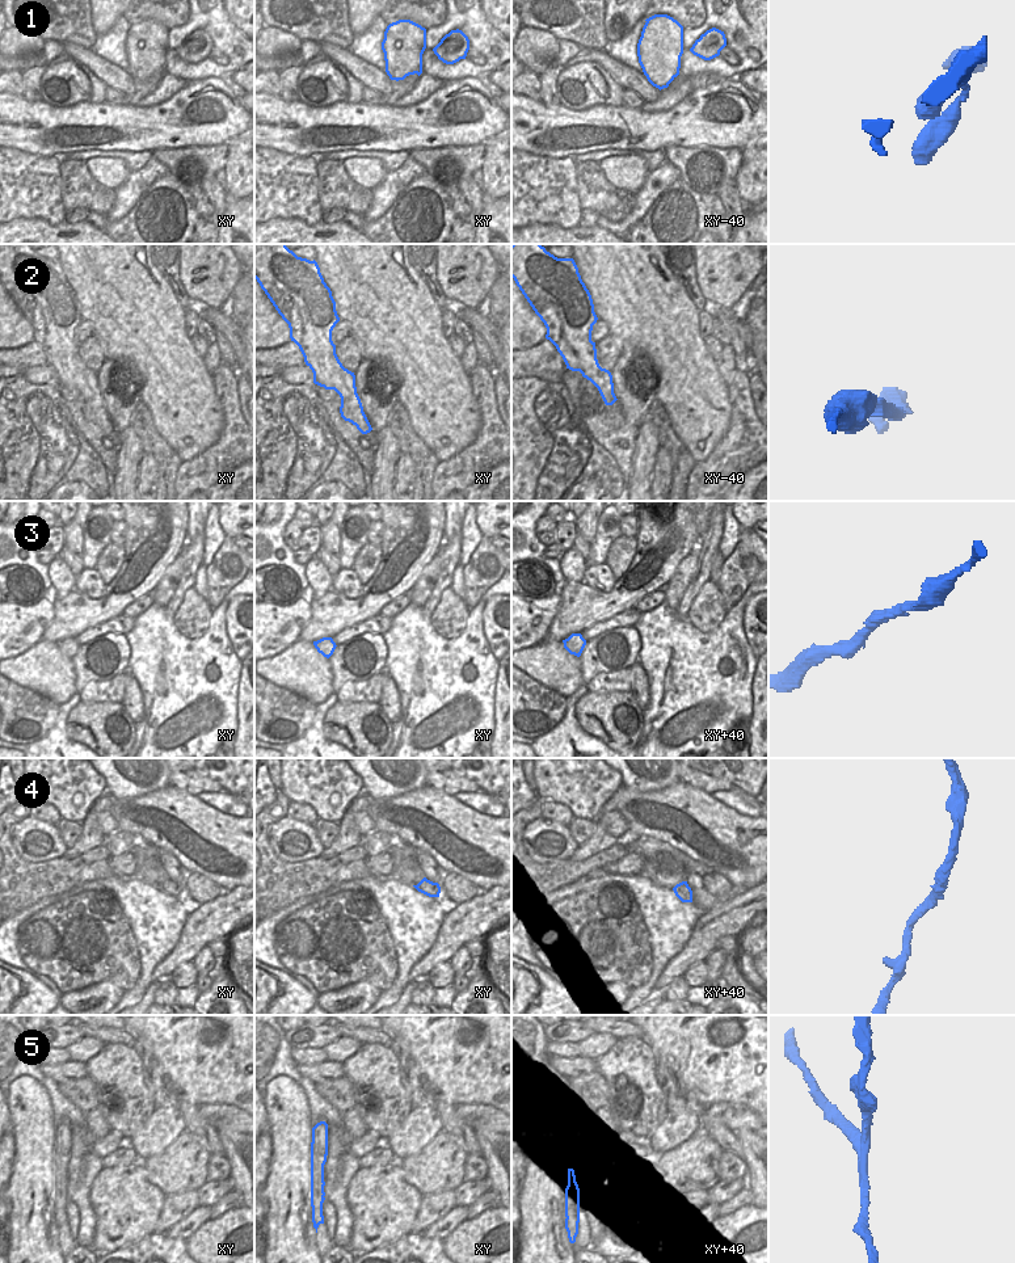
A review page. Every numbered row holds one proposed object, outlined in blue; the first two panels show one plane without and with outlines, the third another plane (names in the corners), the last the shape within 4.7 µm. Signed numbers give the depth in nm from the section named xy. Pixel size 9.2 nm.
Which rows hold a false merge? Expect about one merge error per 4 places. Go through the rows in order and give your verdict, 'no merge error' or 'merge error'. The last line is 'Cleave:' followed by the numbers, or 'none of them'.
1: no merge error
2: no merge error
3: no merge error
4: no merge error
5: merge error
Cleave: 5

